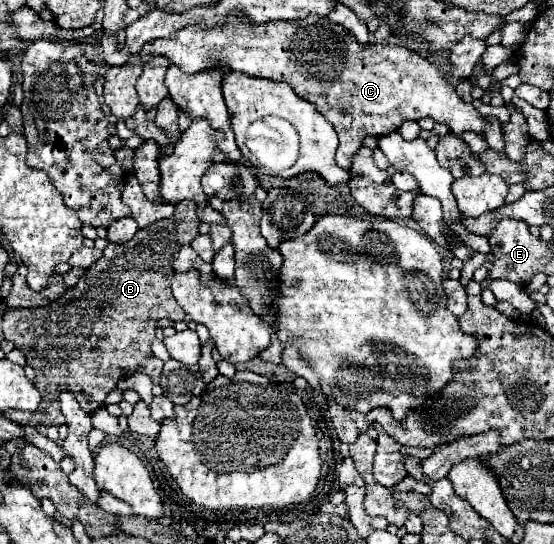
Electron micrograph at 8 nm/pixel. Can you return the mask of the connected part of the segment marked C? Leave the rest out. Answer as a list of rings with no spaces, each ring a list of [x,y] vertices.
[[[232,16],[230,22],[226,22],[220,28],[202,30],[200,26],[188,26],[180,30],[180,34],[172,40],[148,42],[143,46],[140,55],[144,64],[153,56],[166,56],[186,74],[196,74],[226,64],[230,70],[244,72],[252,78],[266,78],[266,80],[290,84],[300,98],[312,102],[312,106],[316,106],[316,110],[334,126],[340,138],[340,146],[336,152],[336,162],[340,168],[350,168],[352,156],[362,146],[364,136],[390,134],[398,130],[398,126],[404,120],[420,120],[430,116],[434,122],[448,124],[454,134],[462,134],[466,130],[484,134],[484,126],[486,126],[486,120],[476,112],[476,108],[472,104],[466,104],[456,94],[454,86],[426,58],[408,50],[406,46],[396,46],[396,44],[362,46],[356,42],[356,38],[352,38],[352,34],[348,34],[348,30],[344,30],[340,24],[330,22],[328,18],[308,16],[298,22],[254,24],[248,22],[244,16]]]

